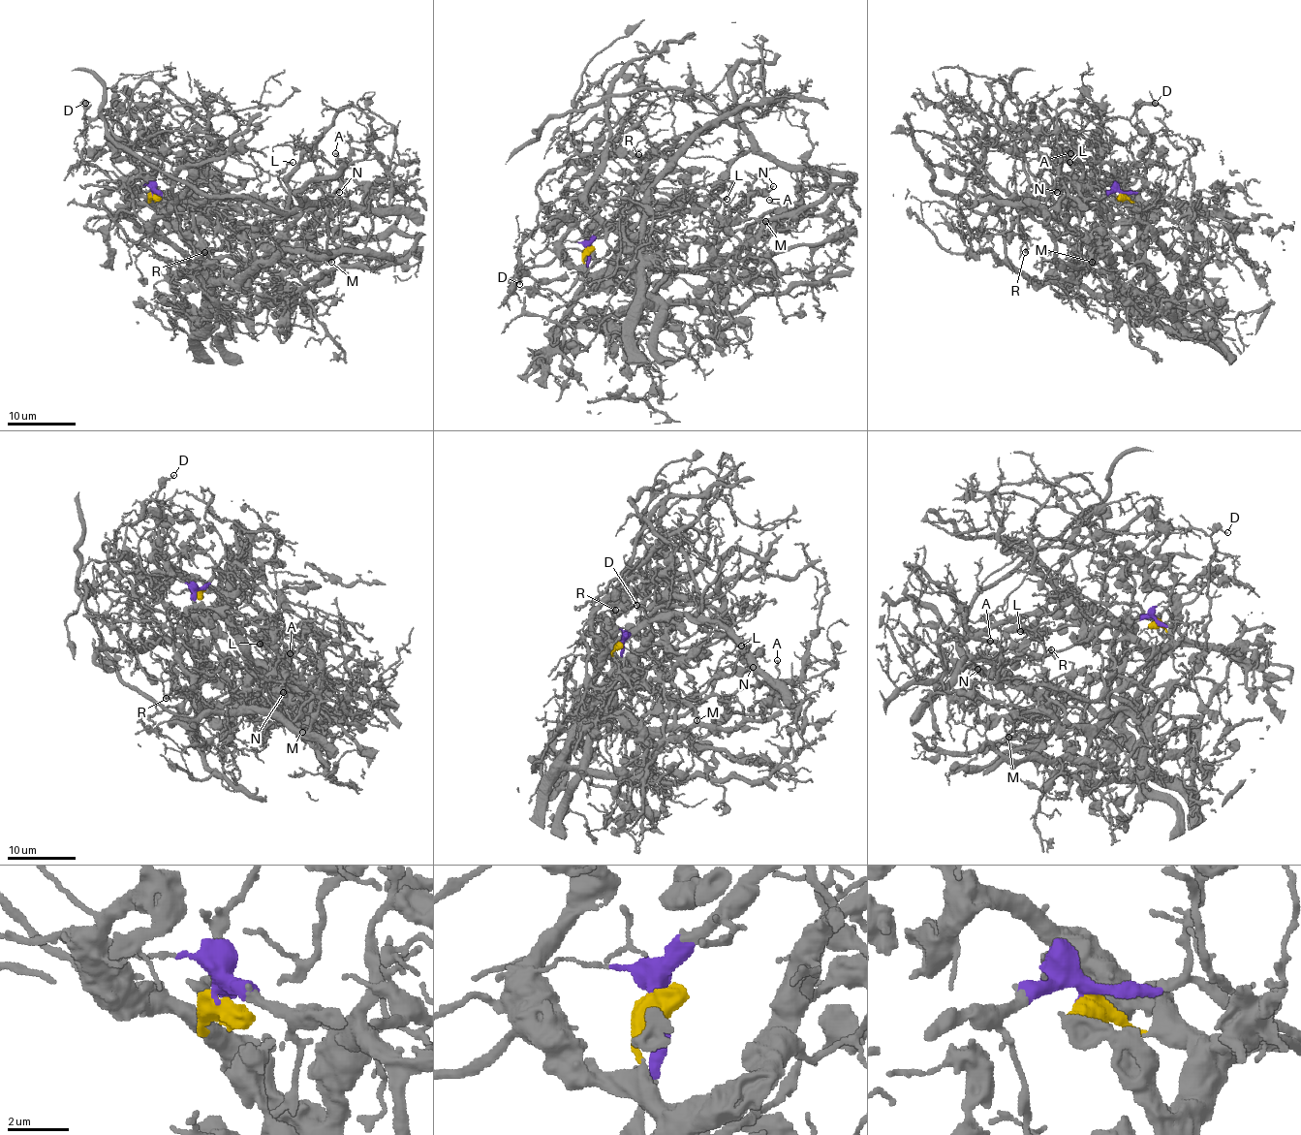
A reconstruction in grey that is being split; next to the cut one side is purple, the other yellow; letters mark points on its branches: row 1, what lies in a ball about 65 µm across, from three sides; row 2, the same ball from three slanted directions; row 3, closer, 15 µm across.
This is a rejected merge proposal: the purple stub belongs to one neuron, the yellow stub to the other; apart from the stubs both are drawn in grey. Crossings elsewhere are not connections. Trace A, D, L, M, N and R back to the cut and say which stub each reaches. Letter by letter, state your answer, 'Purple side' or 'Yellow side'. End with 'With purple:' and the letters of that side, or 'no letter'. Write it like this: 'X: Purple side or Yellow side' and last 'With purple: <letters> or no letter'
A: Yellow side
D: Purple side
L: Yellow side
M: Yellow side
N: Yellow side
R: Purple side
With purple: D, R

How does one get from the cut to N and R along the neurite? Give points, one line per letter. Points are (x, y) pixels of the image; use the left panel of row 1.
N: (153, 194), (210, 269), (223, 257), (270, 259), (282, 236), (302, 245), (340, 193)
R: (153, 194), (160, 191), (185, 201), (216, 200), (217, 230), (214, 247), (203, 252)

